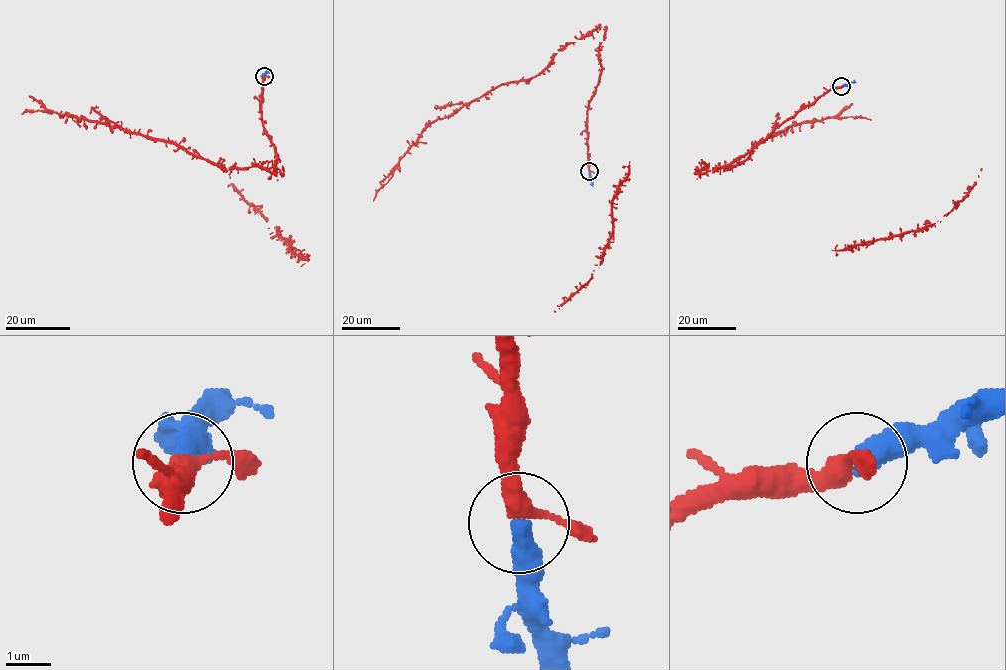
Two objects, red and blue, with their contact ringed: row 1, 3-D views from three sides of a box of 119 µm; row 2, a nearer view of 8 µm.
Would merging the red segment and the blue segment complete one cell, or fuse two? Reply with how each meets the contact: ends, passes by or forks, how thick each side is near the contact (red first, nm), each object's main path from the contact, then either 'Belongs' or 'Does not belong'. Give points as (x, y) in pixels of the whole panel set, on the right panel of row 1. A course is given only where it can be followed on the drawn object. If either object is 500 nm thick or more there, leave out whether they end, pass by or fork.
Thickness 360 nm (red) against 500 nm. Course of red: (841, 86), (803, 106), (744, 154), (699, 175), (705, 166), (731, 170), (755, 144), (790, 126), (871, 120). Course of blue: (841, 86), (856, 81). Belongs

